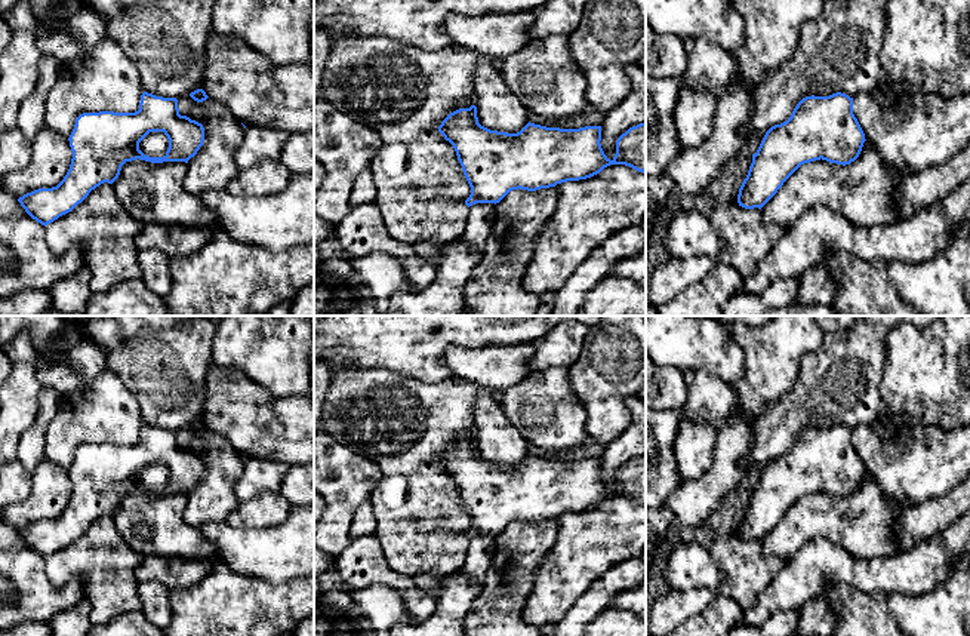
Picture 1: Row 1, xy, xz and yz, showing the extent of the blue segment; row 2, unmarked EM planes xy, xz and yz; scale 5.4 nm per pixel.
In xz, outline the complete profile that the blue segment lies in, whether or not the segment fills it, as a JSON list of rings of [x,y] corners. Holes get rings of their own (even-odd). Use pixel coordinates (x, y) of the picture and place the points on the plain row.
[[[477,439],[450,445],[438,458],[458,488],[464,507],[471,519],[465,532],[475,535],[499,535],[512,522],[536,523],[567,513],[579,513],[600,506],[610,497],[625,497],[646,506],[646,455],[629,460],[616,473],[616,486],[610,492],[601,480],[601,458],[579,461],[546,460],[527,455],[517,466],[490,463],[478,455]]]

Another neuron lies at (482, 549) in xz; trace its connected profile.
[[[475,535],[469,538],[466,559],[461,571],[483,583],[492,568],[495,553],[496,553],[495,535]]]

